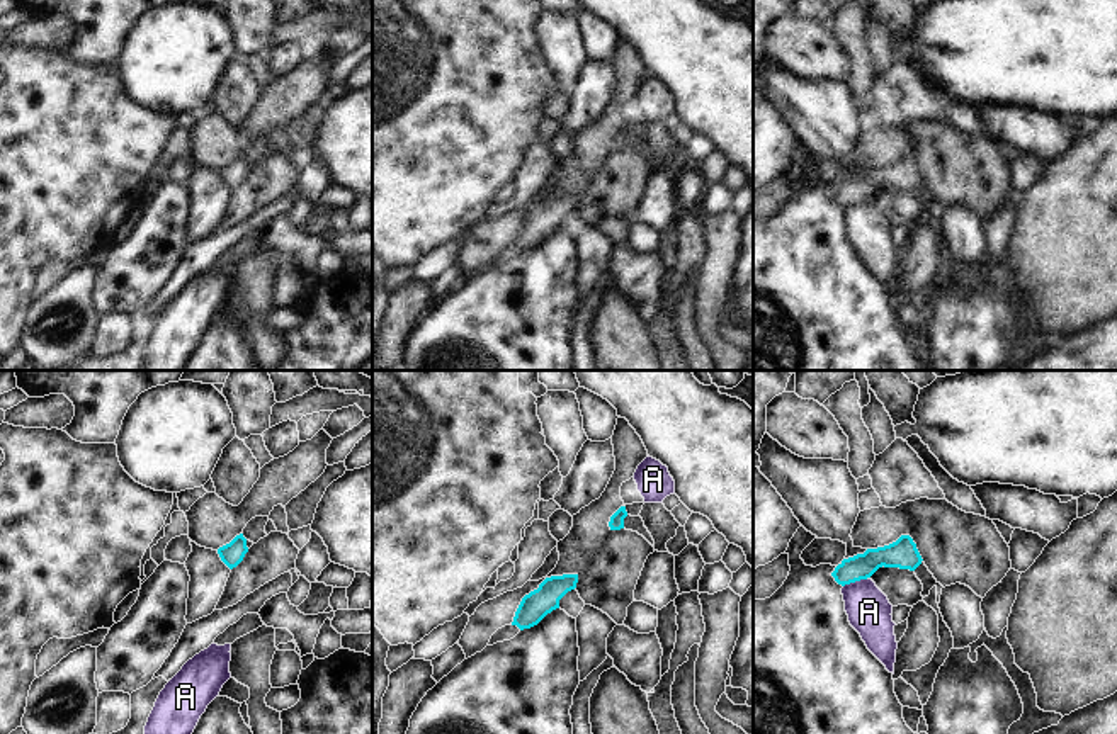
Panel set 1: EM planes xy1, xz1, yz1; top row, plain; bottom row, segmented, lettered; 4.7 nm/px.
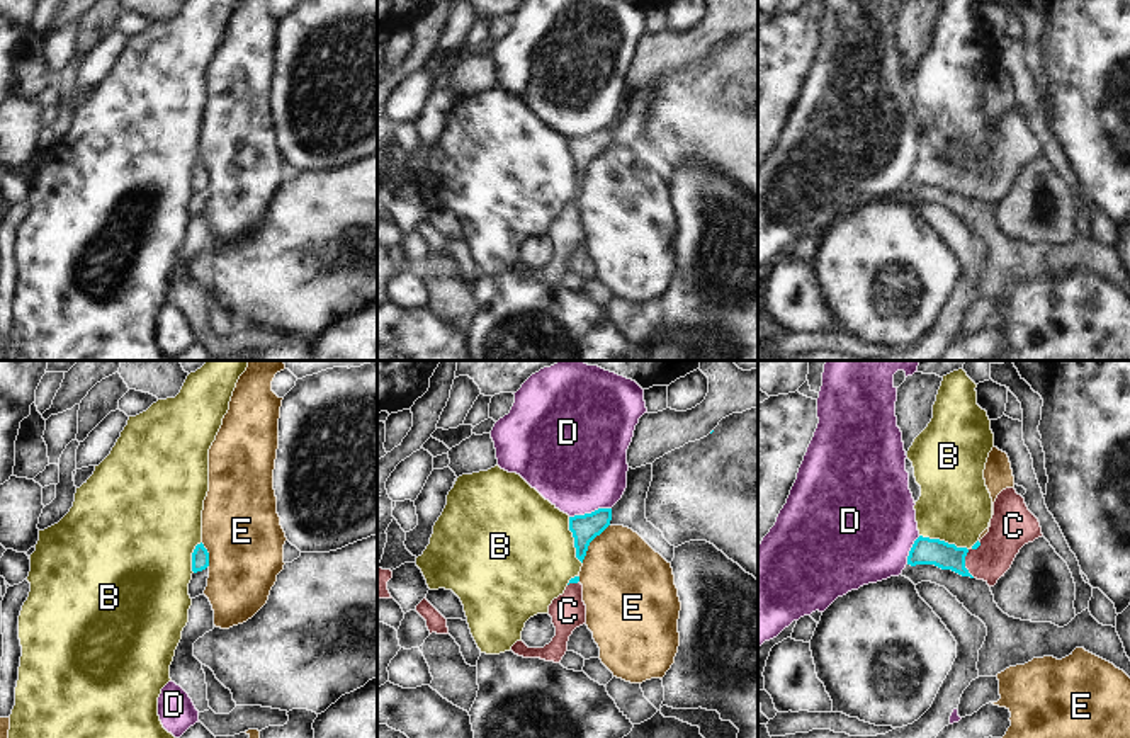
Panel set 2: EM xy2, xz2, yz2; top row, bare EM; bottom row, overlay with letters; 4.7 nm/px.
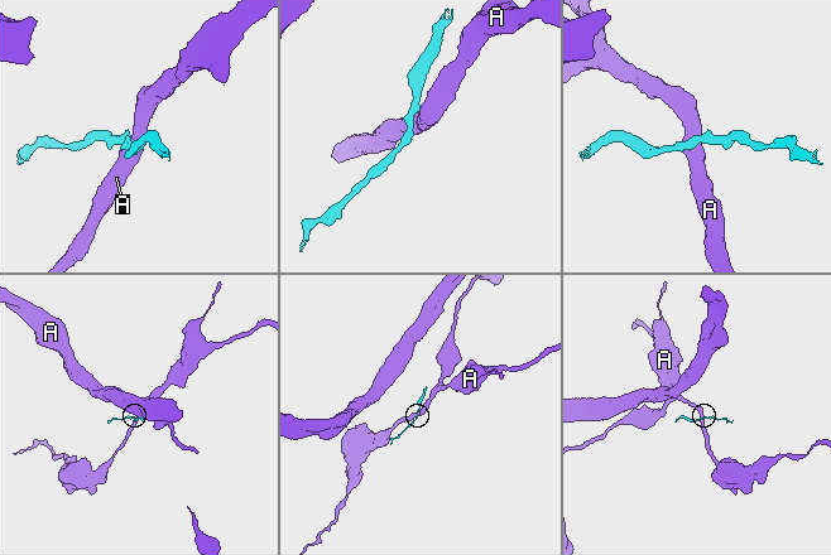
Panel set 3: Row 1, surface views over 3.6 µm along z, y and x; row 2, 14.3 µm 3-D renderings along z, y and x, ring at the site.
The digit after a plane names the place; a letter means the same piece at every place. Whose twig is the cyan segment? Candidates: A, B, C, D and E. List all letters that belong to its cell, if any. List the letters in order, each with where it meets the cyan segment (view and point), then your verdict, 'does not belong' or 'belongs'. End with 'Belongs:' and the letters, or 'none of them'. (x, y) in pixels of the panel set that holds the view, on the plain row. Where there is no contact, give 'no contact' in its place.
A: meets cyan in yz1 at (854, 201); does not belong
B: meets cyan in yz2 at (943, 160); does not belong
C: meets cyan in yz2 at (964, 182); belongs
D: meets cyan in xz2 at (592, 131); does not belong
E: meets cyan in xz2 at (590, 160); does not belong
Belongs: C

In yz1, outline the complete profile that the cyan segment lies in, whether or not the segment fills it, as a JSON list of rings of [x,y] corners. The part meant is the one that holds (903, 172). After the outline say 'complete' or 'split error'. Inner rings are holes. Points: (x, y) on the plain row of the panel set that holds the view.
[[[901,155],[889,165],[867,168],[864,173],[843,178],[831,195],[838,204],[845,206],[870,197],[882,185],[915,190],[921,180],[913,158]]] | complete

